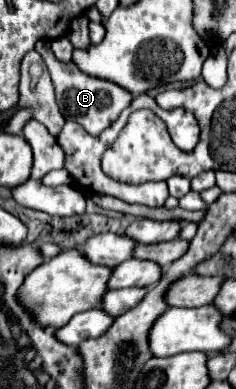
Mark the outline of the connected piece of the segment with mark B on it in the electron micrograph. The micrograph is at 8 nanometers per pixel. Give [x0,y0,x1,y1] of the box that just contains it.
[36,42,132,134]

